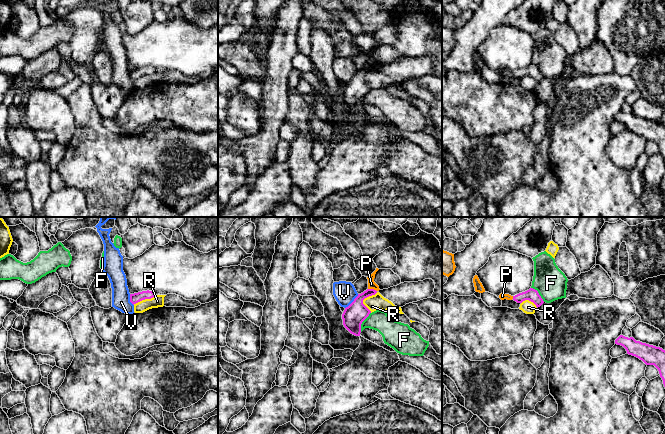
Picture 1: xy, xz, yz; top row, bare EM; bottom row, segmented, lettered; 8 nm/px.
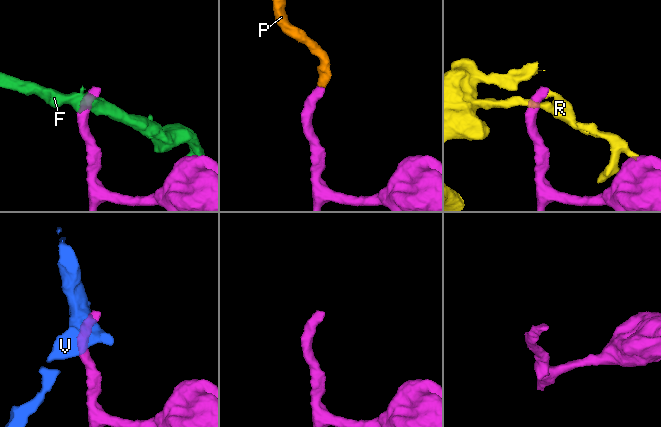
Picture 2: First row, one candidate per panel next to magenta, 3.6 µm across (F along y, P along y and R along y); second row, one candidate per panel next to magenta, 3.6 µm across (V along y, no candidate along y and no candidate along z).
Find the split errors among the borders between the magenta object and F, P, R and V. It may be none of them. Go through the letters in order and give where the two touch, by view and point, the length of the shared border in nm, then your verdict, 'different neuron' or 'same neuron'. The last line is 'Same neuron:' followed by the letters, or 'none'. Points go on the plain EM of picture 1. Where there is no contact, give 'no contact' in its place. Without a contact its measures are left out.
F: meets magenta in xz at (362, 97); contact 180 nm long; different neuron
P: meets magenta in xz at (372, 65); contact 80 nm long; same neuron
R: meets magenta in xz at (364, 74); contact 180 nm long; different neuron
V: meets magenta in xz at (353, 77); contact 160 nm long; different neuron
Same neuron: P

